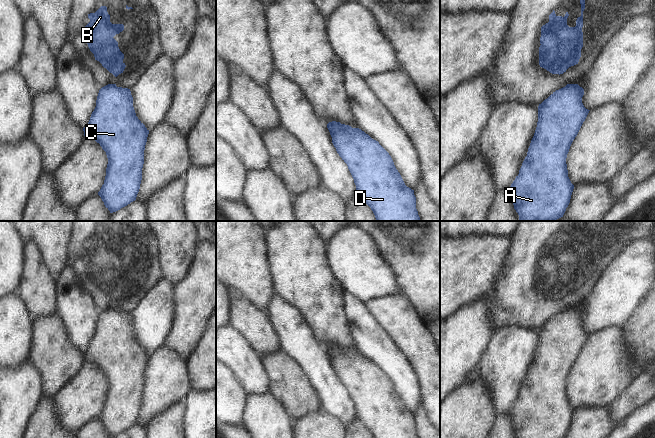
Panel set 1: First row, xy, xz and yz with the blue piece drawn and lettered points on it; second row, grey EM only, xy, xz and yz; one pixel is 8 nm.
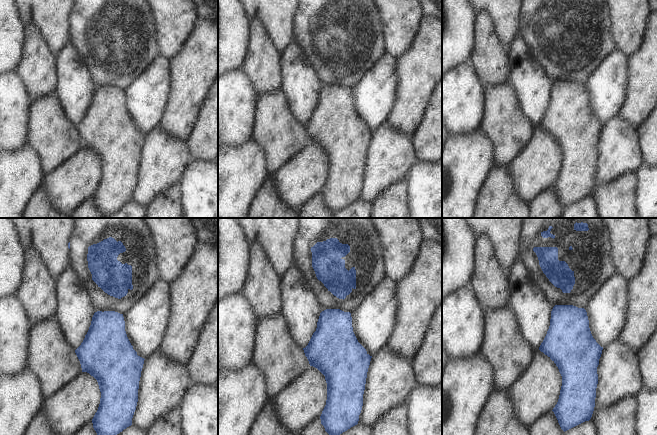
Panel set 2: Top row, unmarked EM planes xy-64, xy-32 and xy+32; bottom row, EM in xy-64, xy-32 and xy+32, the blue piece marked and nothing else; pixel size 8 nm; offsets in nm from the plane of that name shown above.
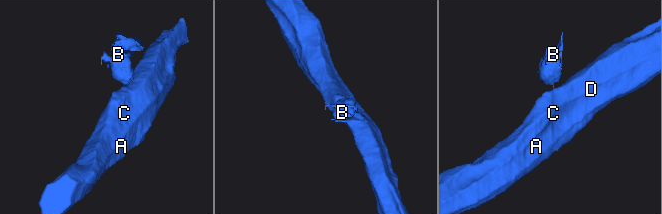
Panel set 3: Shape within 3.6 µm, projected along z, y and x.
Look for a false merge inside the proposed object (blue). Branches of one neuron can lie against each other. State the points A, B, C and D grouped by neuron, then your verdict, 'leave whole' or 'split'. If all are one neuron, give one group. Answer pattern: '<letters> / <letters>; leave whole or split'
A C D / B; split

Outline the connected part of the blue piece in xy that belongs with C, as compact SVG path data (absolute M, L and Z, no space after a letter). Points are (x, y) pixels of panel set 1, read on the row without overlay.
M102 311L83 355L106 376L106 400L98 419L110 437L116 436L136 424L149 358L136 340L130 313Z

